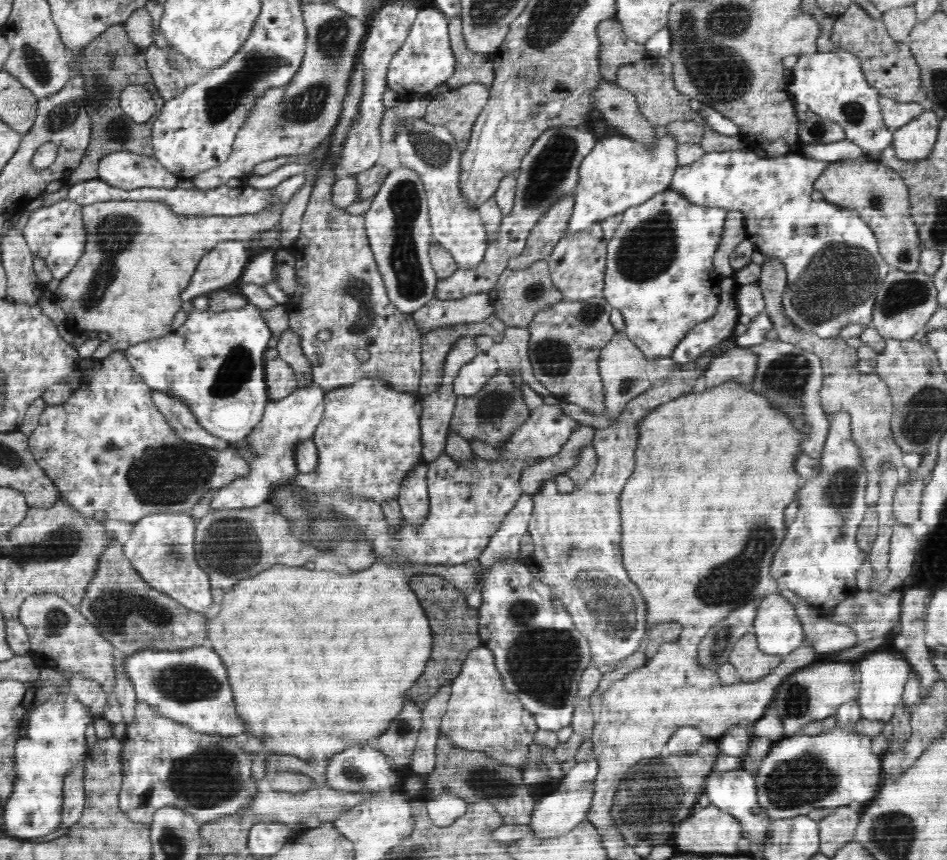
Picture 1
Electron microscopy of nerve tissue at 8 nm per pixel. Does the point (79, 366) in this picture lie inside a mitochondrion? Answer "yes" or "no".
no

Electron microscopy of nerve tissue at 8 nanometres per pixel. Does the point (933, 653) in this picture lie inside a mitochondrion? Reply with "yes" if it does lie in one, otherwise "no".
no

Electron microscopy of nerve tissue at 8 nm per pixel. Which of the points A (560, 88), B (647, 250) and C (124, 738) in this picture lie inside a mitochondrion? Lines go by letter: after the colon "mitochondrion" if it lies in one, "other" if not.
A: other
B: mitochondrion
C: other

